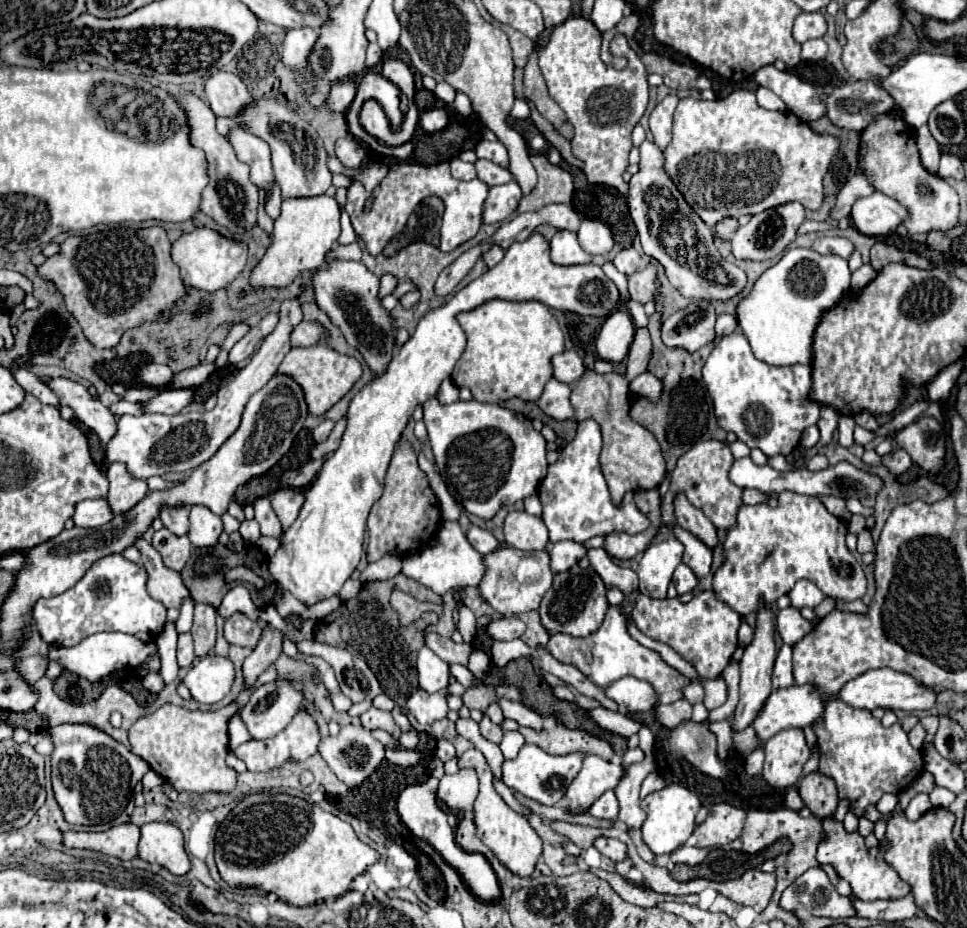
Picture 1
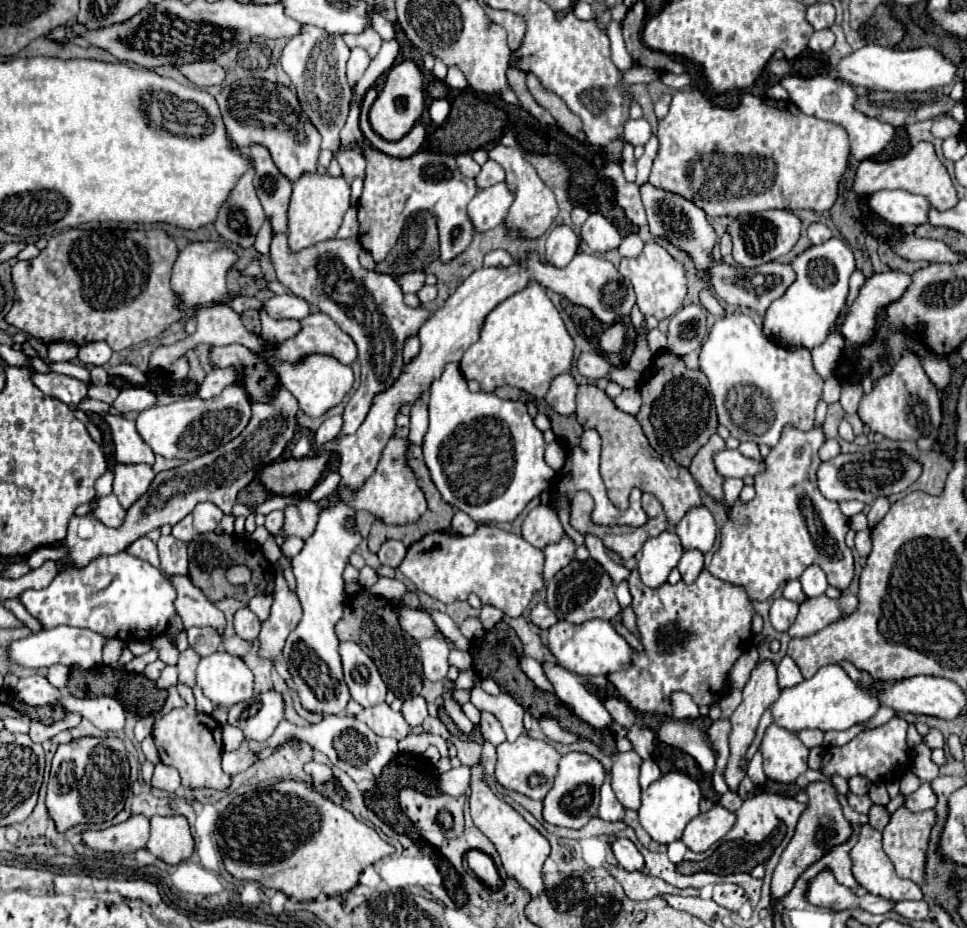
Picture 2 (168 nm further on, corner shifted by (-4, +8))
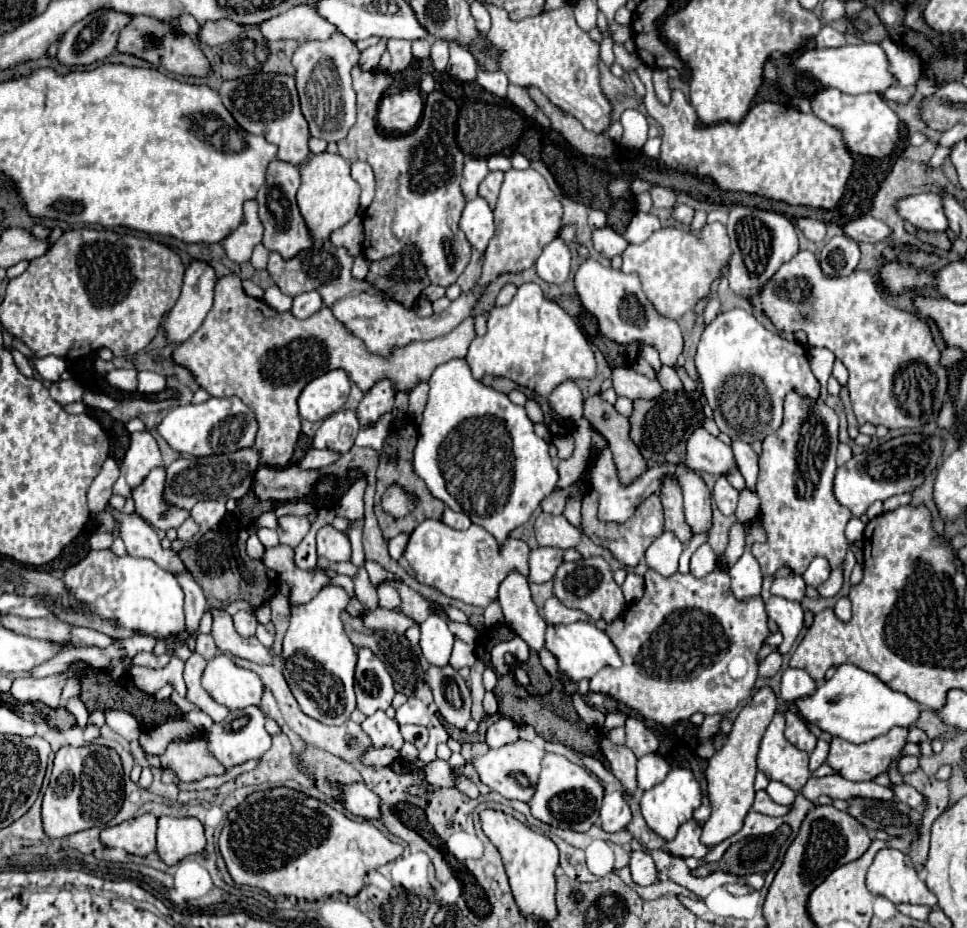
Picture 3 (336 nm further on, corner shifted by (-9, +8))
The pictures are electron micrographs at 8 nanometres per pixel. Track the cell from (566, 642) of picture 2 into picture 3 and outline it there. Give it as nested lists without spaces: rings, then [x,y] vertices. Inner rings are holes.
[[[572,622],[568,626],[564,626],[564,624],[548,626],[546,646],[558,658],[560,670],[576,682],[582,680],[582,678],[592,678],[604,666],[612,666],[612,668],[622,666],[622,658],[618,654],[618,648],[614,646],[614,642],[610,642],[610,638],[604,630],[596,628],[590,622]]]

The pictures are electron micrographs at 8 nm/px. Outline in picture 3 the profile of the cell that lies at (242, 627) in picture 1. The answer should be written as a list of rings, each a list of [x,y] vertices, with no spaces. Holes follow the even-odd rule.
[[[240,610],[240,612],[234,614],[234,626],[236,626],[236,630],[238,630],[240,636],[250,638],[250,636],[256,634],[256,626],[258,626],[258,622],[256,622],[256,618],[254,618],[252,612],[244,612],[244,610]]]

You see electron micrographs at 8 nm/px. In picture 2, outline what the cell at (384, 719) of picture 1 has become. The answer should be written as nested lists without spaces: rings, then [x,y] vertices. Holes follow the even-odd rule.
[[[389,704],[367,708],[357,718],[365,722],[377,736],[391,736],[395,740],[403,740],[409,734],[409,724],[405,722],[405,718],[401,718],[401,712],[393,712]]]

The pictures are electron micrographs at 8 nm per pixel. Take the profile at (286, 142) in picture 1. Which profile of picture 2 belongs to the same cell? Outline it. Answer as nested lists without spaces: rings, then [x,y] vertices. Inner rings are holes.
[[[245,78],[223,86],[217,94],[217,104],[223,114],[225,128],[239,148],[261,144],[271,152],[275,166],[295,182],[305,172],[317,172],[321,136],[301,110],[295,92],[283,84],[269,80]]]

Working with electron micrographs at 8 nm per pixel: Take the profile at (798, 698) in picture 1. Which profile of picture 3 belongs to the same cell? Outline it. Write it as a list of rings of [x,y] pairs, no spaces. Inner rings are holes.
[[[854,664],[838,666],[836,674],[830,680],[816,686],[814,694],[798,698],[792,704],[808,724],[814,724],[830,732],[832,736],[844,738],[854,744],[864,744],[878,736],[884,736],[894,726],[908,728],[920,714],[920,706],[912,698],[892,690],[876,674],[870,674]]]

